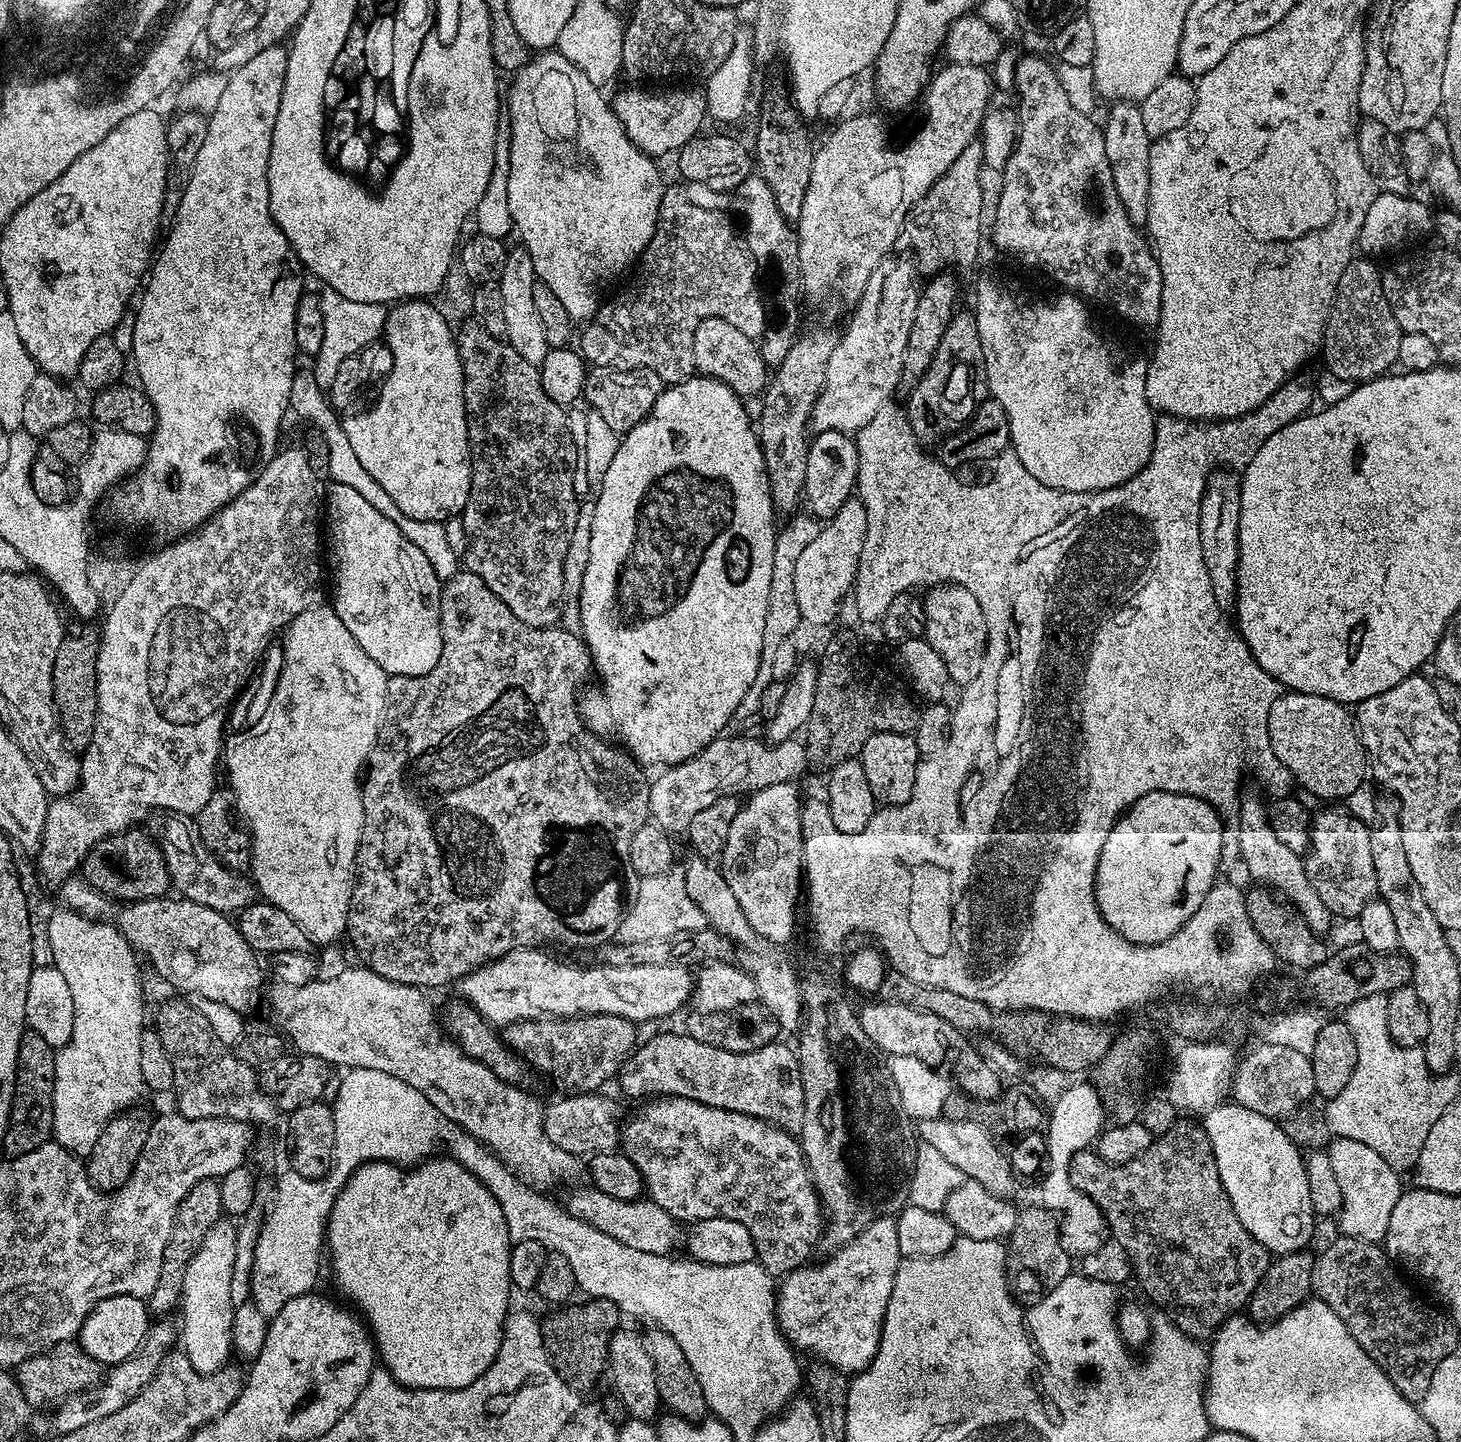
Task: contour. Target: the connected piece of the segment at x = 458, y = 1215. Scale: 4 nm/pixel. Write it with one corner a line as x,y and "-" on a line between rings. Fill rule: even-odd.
429,1158
415,1166
404,1167
398,1164
390,1164
386,1160
370,1160
367,1164
363,1164
358,1170
354,1170
354,1174
344,1183
344,1189
338,1194
338,1198
332,1207
332,1213
328,1219
328,1231
326,1233
326,1256
332,1259
332,1276
336,1279
336,1288
341,1292
339,1295
363,1319
366,1321
371,1333
372,1339
376,1345
378,1353
378,1360
383,1367
388,1369
388,1373
392,1375
400,1384
407,1385
408,1388
429,1388
430,1390
458,1390
470,1386
481,1376
487,1368
492,1365
494,1358
500,1349
500,1343
504,1337
504,1320
507,1318
510,1311
508,1299
514,1295
512,1286
512,1279
510,1278
510,1254
512,1253
512,1246
514,1241
508,1236
506,1230
506,1218
502,1218
502,1206
498,1206
498,1198
494,1198
494,1194
490,1194
490,1190
486,1190
486,1186
482,1184
478,1177
470,1172
470,1170
463,1168
460,1163
451,1158

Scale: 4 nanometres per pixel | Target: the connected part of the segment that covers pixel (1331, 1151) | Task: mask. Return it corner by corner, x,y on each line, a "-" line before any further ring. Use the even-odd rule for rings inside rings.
1335,1137
1327,1149
1330,1166
1334,1166
1334,1174
1338,1177
1338,1186
1342,1186
1342,1206
1338,1213
1339,1231
1345,1236
1353,1236
1359,1240
1383,1241
1386,1226
1390,1226
1390,1214
1402,1191
1401,1173
1395,1172
1375,1150
1362,1142
1354,1142
1354,1138

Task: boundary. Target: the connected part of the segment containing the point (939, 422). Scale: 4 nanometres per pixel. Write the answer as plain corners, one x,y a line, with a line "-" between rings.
957,311
950,326
946,326
946,334
942,334
927,370
912,391
907,393
906,415
912,425
912,433
921,445
939,445
953,432
959,432
966,418
975,414
977,406
989,396
975,315
971,311

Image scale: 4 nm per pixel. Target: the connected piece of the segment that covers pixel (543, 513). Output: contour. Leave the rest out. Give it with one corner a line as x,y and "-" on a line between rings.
468,318
468,321
457,330
456,336
454,335
454,342
458,346
458,354
464,371
464,405
466,406
466,426
468,427
468,452
472,456
470,498
466,502
462,513
463,567
469,572
478,574
478,578
482,578
482,582
486,582
486,586
490,586
490,590
494,590
494,594
498,594
498,598
502,598
502,602
506,602
506,606
510,606
510,614
514,614
514,618
518,618
524,624
529,624
531,628
553,627
559,621
556,619
560,616
560,599
563,598
564,587
566,587
564,562
568,559
570,538
574,534
574,526
578,522
578,514
580,513
578,497
574,492
574,472
578,451
573,438
570,436
570,430
567,429
565,405
554,402
554,398
550,398
546,394
546,390
542,390
540,369
537,365
526,362
526,358
522,358
522,354
518,354
518,350
514,350
514,346
510,346
507,339
487,332
480,325
479,320

